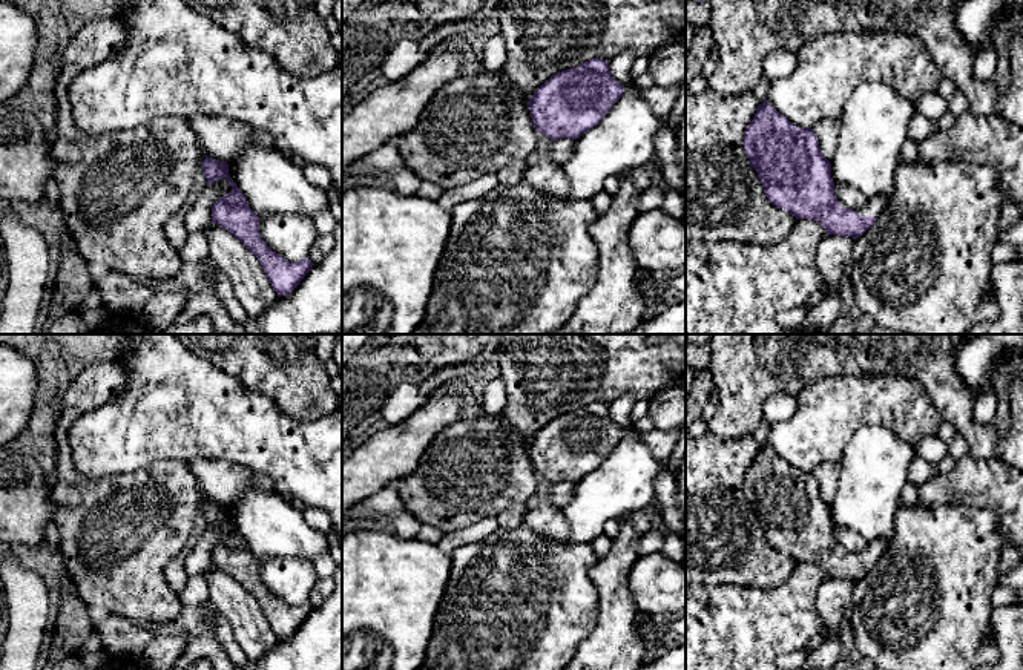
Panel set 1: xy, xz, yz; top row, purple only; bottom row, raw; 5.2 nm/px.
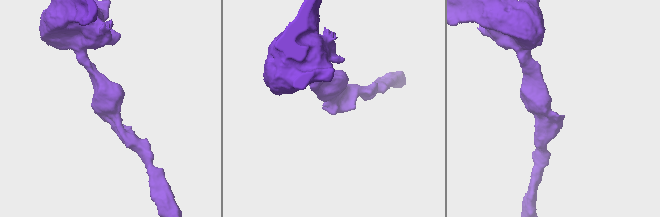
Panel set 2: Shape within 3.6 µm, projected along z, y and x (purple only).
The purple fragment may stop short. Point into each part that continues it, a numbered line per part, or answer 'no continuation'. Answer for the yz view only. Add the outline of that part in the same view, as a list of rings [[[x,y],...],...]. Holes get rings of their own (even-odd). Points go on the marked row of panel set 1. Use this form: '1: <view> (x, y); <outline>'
1: yz (874, 206); [[[874,195],[868,198],[868,202],[863,207],[856,209],[854,212],[857,212],[862,216],[879,216],[886,202],[888,202],[886,195]]]

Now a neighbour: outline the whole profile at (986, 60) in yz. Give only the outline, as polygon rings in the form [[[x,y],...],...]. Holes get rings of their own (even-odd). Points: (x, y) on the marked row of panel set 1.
[[[991,44],[977,52],[974,61],[974,78],[979,81],[988,81],[994,75],[998,64],[998,51],[995,44]]]

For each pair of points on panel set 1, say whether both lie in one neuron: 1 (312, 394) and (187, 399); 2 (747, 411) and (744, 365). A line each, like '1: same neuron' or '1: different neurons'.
1: different neurons
2: same neuron

